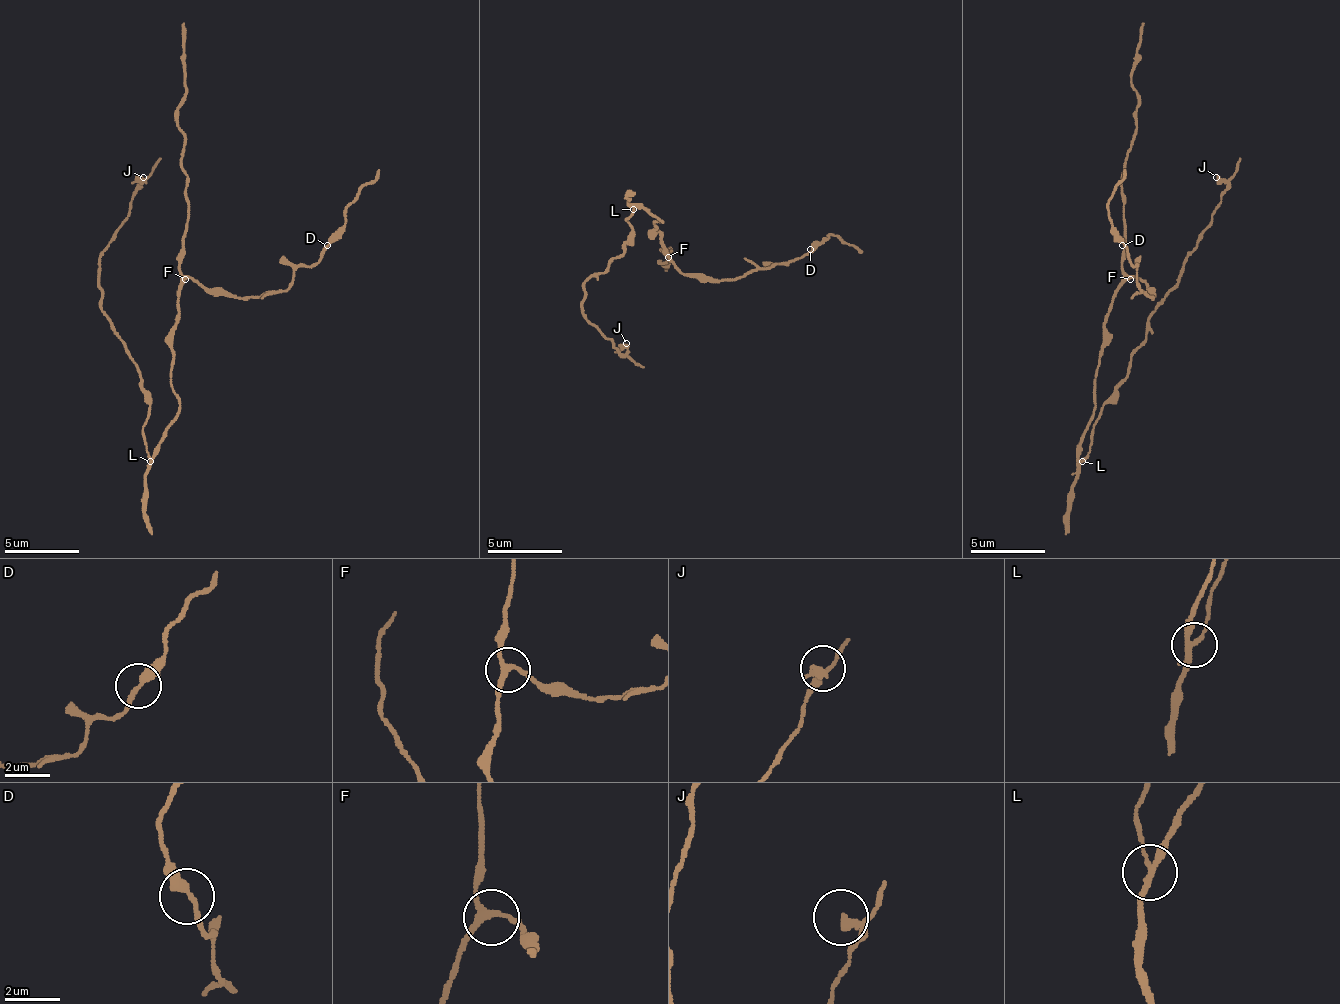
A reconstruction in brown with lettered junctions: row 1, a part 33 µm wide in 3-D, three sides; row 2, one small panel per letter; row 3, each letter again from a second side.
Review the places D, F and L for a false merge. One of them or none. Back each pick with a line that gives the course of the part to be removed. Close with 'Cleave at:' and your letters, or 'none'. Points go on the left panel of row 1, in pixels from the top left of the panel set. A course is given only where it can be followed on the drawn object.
L: (151, 462), (143, 425), (147, 395), (136, 361), (102, 309), (98, 256), (128, 215), (132, 192), (162, 158)
Cleave at: L

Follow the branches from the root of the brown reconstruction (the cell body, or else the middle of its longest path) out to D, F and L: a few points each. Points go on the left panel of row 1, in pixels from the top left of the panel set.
D: (177, 410), (170, 380), (177, 290), (192, 279), (207, 290), (263, 297), (286, 290), (327, 245)
F: (177, 410), (177, 395), (170, 380), (170, 369), (173, 365), (177, 290), (185, 279)
L: (177, 410), (177, 421), (166, 432), (151, 462)

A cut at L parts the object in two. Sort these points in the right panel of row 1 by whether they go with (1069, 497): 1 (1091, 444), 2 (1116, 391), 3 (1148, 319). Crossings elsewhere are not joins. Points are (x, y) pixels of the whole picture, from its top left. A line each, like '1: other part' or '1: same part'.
1: other part
2: other part
3: other part

